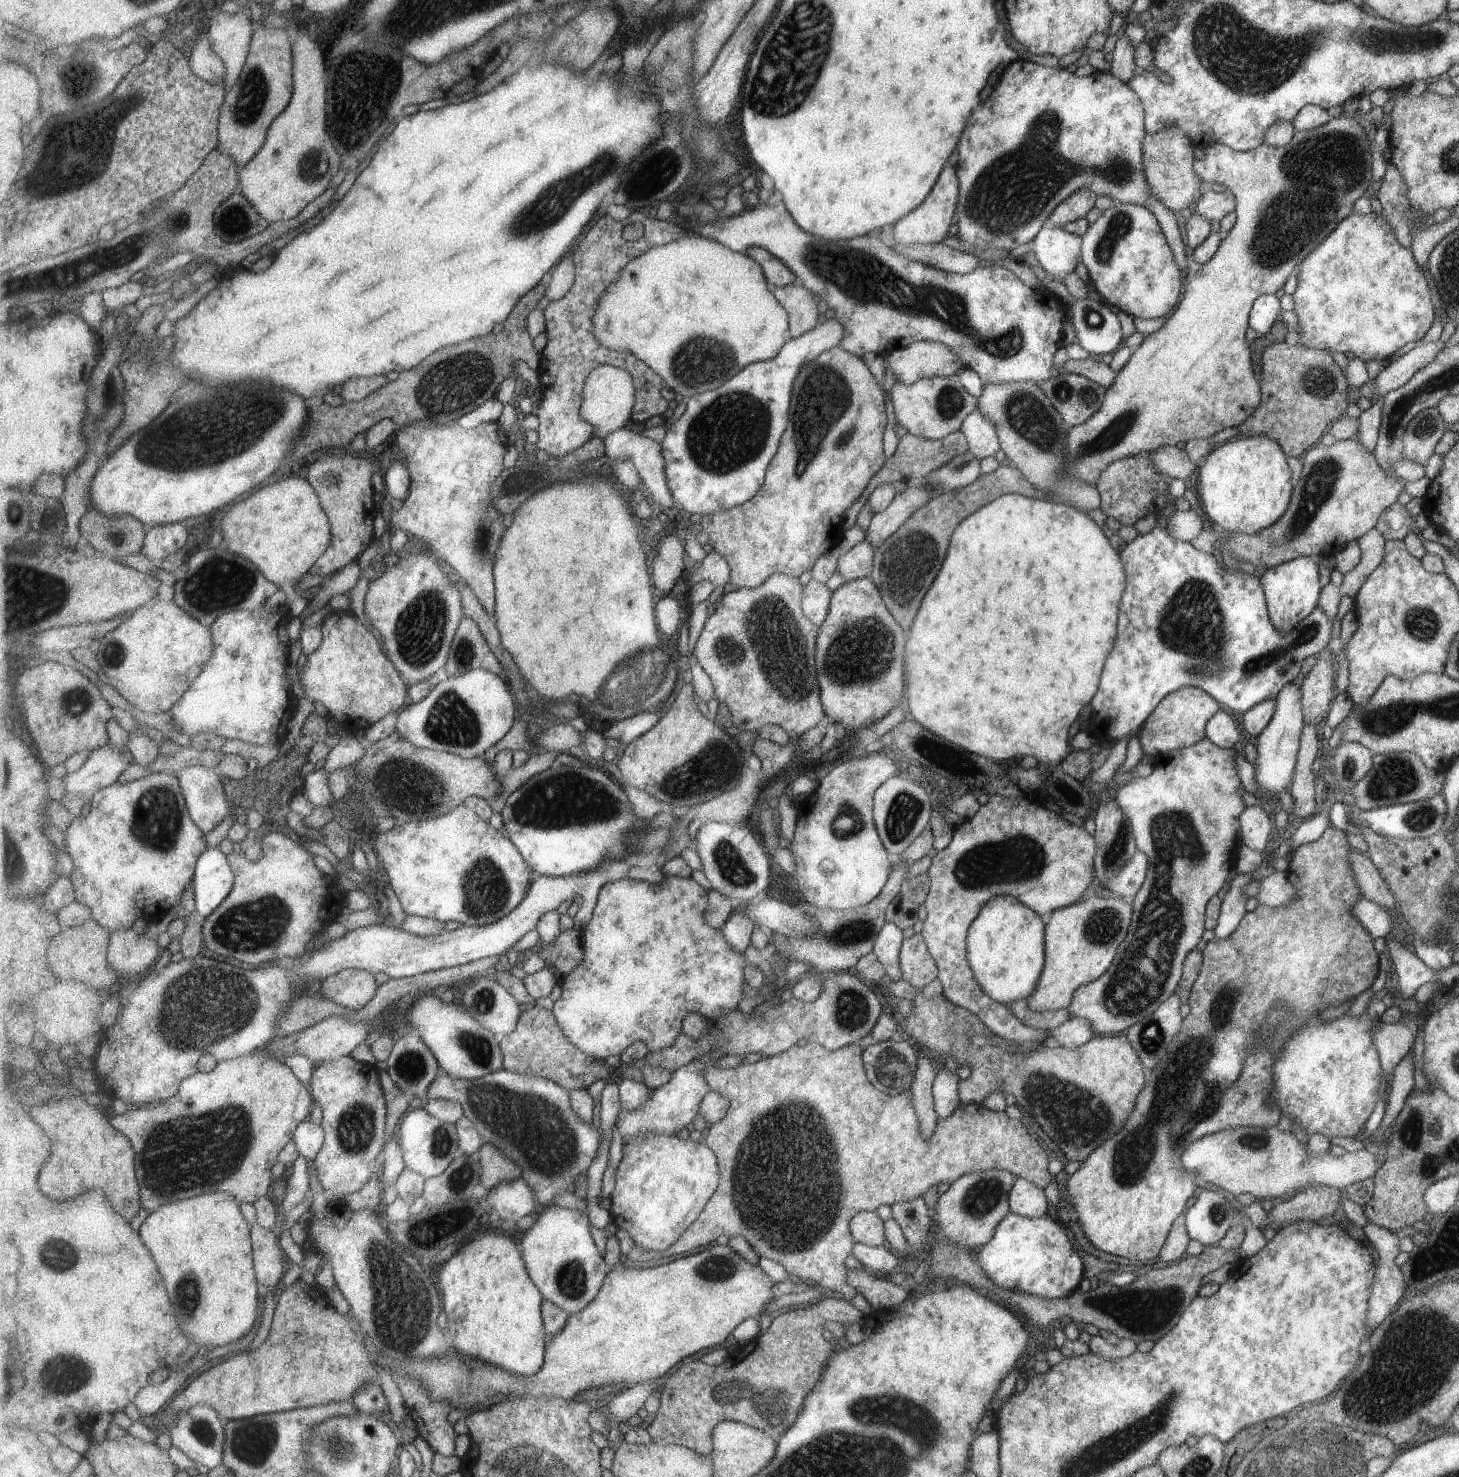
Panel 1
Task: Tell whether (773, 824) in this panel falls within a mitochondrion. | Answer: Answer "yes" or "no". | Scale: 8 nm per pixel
no

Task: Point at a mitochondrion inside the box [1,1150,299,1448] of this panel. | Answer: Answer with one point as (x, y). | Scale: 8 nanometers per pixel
(189, 1291)

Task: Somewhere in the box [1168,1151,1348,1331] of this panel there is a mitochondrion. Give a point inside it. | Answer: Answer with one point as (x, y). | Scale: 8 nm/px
(1219, 1214)

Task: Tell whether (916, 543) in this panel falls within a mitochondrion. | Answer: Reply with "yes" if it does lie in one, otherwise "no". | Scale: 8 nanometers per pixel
yes

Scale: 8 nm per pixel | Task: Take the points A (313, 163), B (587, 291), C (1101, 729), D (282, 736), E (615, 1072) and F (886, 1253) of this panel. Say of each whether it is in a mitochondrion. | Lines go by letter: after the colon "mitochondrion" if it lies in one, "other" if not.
A: mitochondrion
B: other
C: other
D: other
E: other
F: other

